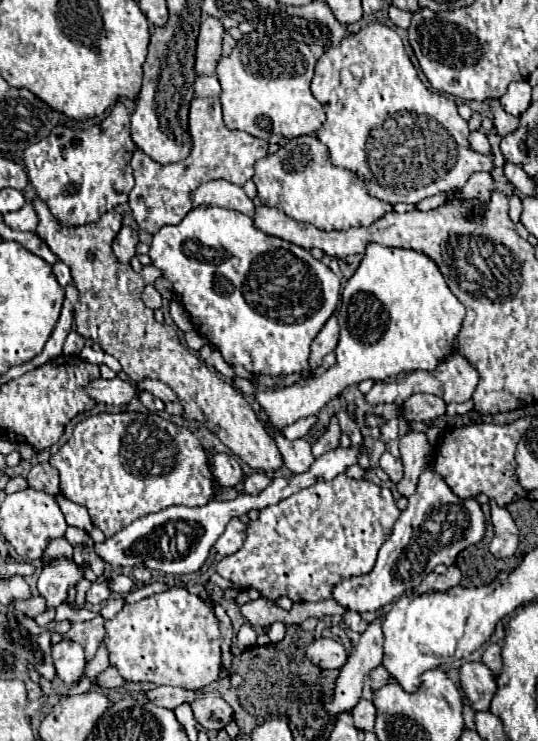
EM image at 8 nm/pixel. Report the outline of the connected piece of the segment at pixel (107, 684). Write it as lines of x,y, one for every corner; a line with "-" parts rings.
114,666
106,668
106,670
96,678
96,682
98,682
98,686
102,686
102,688
120,688
120,686
126,684
126,680
122,680
122,676
118,674
118,670
116,670

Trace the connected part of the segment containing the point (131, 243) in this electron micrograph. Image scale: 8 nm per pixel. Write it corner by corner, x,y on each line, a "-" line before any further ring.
122,226
114,238
112,252
120,262
128,264
132,260
132,256
136,254
136,244
138,244
138,234
130,226

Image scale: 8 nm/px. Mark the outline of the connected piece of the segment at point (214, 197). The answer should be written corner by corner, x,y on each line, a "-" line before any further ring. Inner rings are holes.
212,180
202,184
196,192
192,192
192,206
222,206
238,210
246,216
254,216
256,208
240,186
226,180

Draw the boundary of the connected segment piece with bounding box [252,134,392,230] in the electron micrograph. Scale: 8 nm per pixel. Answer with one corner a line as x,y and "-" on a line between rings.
306,134
306,136
294,138
292,142
294,144
282,146
276,154
268,154
266,158
258,160
258,164
254,166
256,172
254,172
252,180
256,182
258,198
262,200
264,206
278,208
286,216
290,216
292,220
310,222
322,230
344,230
350,226
370,226
372,222
376,222
378,218
382,218
386,212
392,210
392,206
388,202
382,202
382,200
370,196
366,184
354,172
350,172
346,168
332,166
330,156
328,156
328,148
316,136

